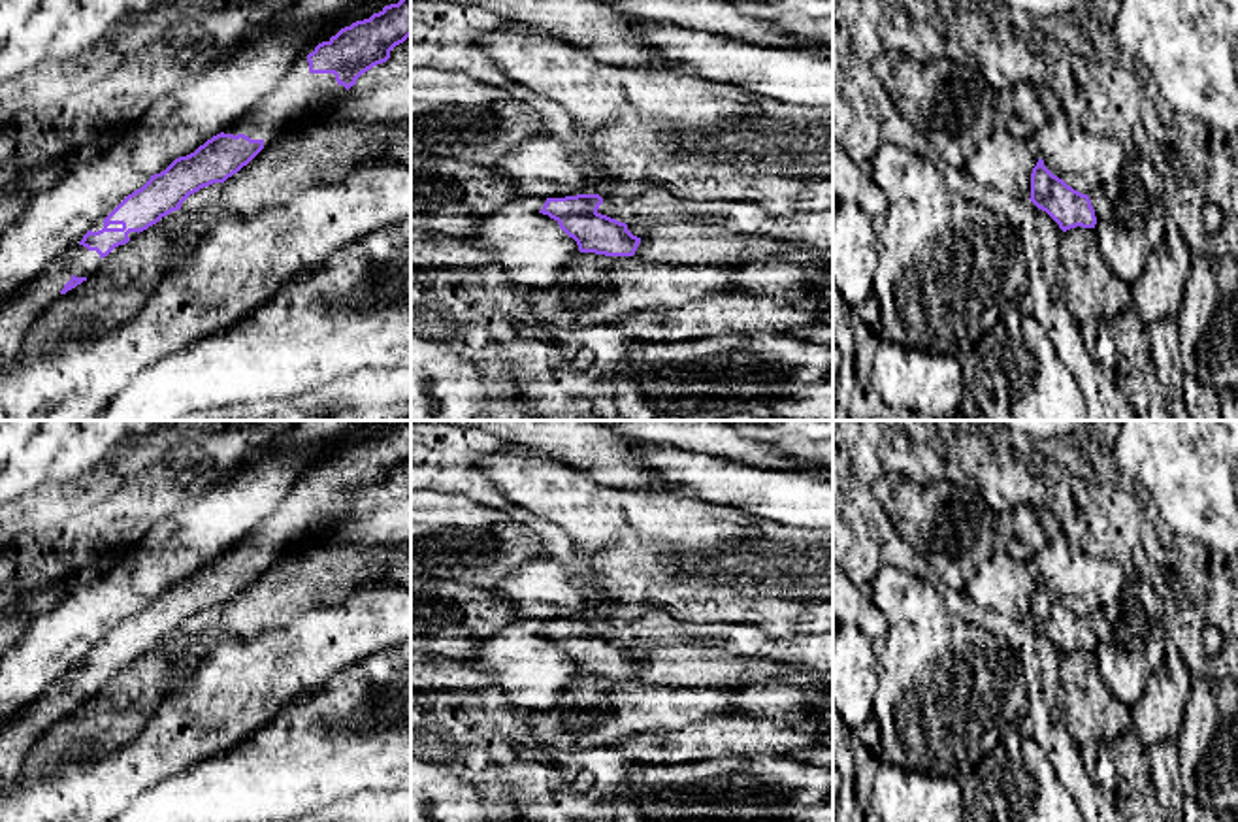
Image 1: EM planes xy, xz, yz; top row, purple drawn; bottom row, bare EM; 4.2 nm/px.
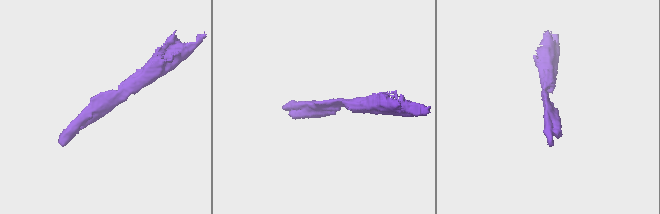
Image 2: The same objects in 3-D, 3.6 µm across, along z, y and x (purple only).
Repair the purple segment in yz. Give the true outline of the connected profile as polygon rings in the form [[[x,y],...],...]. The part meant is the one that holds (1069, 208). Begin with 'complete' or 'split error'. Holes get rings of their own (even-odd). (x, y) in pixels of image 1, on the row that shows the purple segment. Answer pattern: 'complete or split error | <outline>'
complete | [[[1038,158],[1031,173],[1031,198],[1038,209],[1046,211],[1063,232],[1082,226],[1095,228],[1097,217],[1087,194],[1068,187],[1053,175]]]

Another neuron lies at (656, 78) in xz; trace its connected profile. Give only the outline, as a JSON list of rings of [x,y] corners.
[[[526,30],[482,34],[479,43],[516,85],[558,102],[590,134],[584,156],[595,168],[599,194],[614,204],[629,202],[650,183],[665,185],[680,200],[752,202],[771,211],[833,209],[833,107],[801,107],[752,94],[737,85],[716,85],[690,68],[639,68],[597,60],[586,49]]]

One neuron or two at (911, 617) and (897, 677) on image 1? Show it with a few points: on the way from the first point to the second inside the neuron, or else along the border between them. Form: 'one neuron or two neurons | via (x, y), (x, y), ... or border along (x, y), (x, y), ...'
one neuron | via (907, 632), (907, 662)

